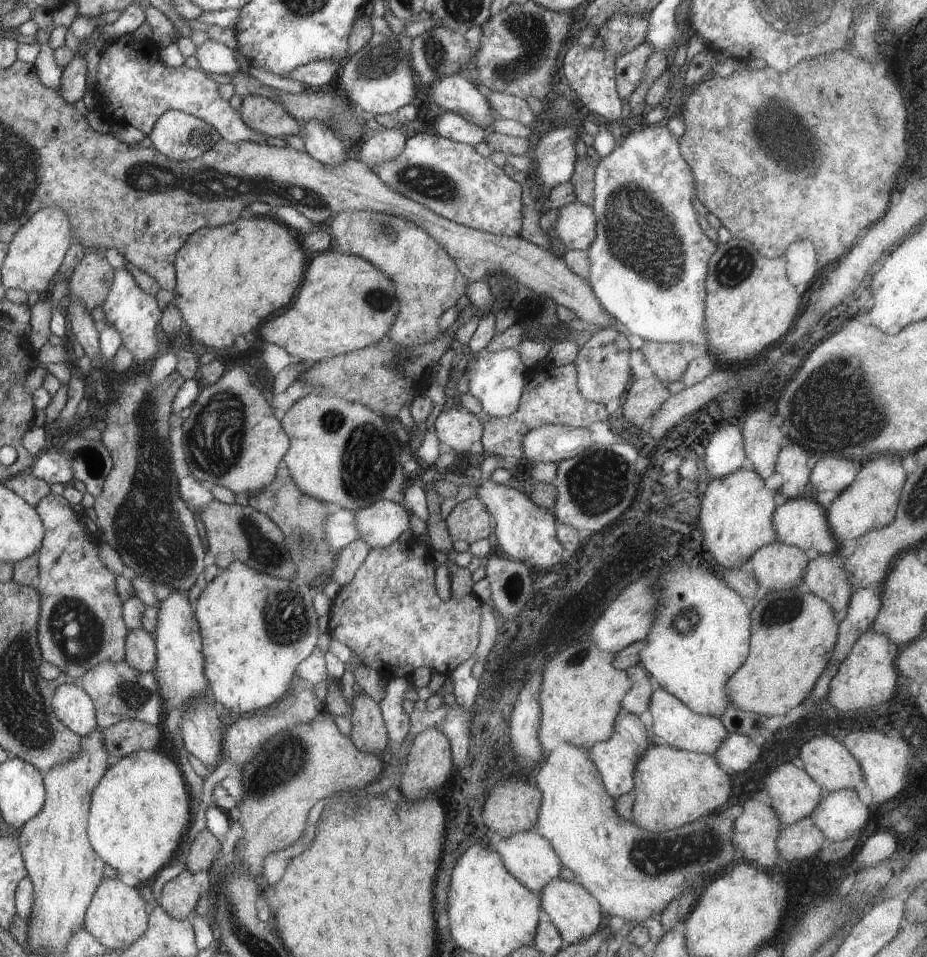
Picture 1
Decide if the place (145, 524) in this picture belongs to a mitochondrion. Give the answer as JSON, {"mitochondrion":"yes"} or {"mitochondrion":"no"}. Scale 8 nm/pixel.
{"mitochondrion":"yes"}

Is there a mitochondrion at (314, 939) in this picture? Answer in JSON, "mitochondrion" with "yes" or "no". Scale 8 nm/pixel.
{"mitochondrion":"no"}

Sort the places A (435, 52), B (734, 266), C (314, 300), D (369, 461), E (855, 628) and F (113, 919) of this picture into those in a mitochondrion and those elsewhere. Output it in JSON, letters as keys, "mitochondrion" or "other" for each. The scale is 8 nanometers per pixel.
{"A":"mitochondrion","B":"mitochondrion","C":"other","D":"mitochondrion","E":"other","F":"other"}

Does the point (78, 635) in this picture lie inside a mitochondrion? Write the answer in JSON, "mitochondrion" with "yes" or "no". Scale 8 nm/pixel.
{"mitochondrion":"yes"}

